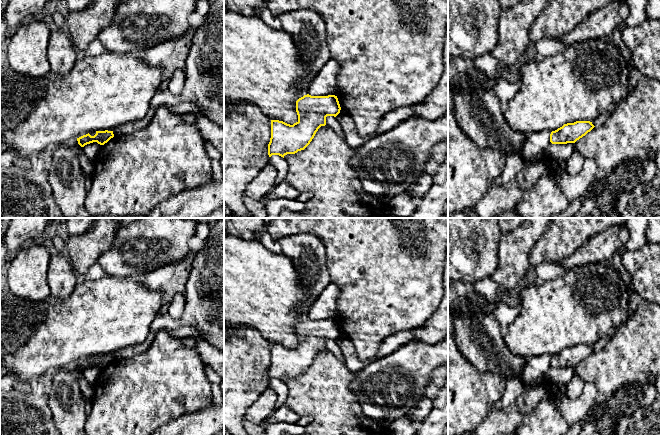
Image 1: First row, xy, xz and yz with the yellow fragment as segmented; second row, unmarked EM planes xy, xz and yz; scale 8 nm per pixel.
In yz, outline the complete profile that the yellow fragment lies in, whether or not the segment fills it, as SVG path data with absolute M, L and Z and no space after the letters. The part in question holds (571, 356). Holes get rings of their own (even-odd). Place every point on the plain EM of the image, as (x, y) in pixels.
M576 345L574 347L564 348L562 351L551 356L550 366L552 368L575 367L594 351L590 345Z

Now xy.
M96 355L94 360L91 360L89 357L77 362L78 368L81 371L84 371L87 368L97 366L100 369L104 369L107 367L111 362L114 361L113 355Z

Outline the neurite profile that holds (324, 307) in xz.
M330 283L311 304L307 313L308 318L311 320L334 319L337 315L339 295L338 286Z

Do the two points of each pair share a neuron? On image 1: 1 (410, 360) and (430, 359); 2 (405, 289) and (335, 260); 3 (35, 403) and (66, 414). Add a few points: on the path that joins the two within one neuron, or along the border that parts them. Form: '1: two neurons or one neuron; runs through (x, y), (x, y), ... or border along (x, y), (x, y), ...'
1: one neuron; runs through (415, 360), (425, 359)
2: one neuron; runs through (388, 272), (376, 260), (352, 260)
3: two neurons; border along (51, 385), (48, 407), (55, 424)

